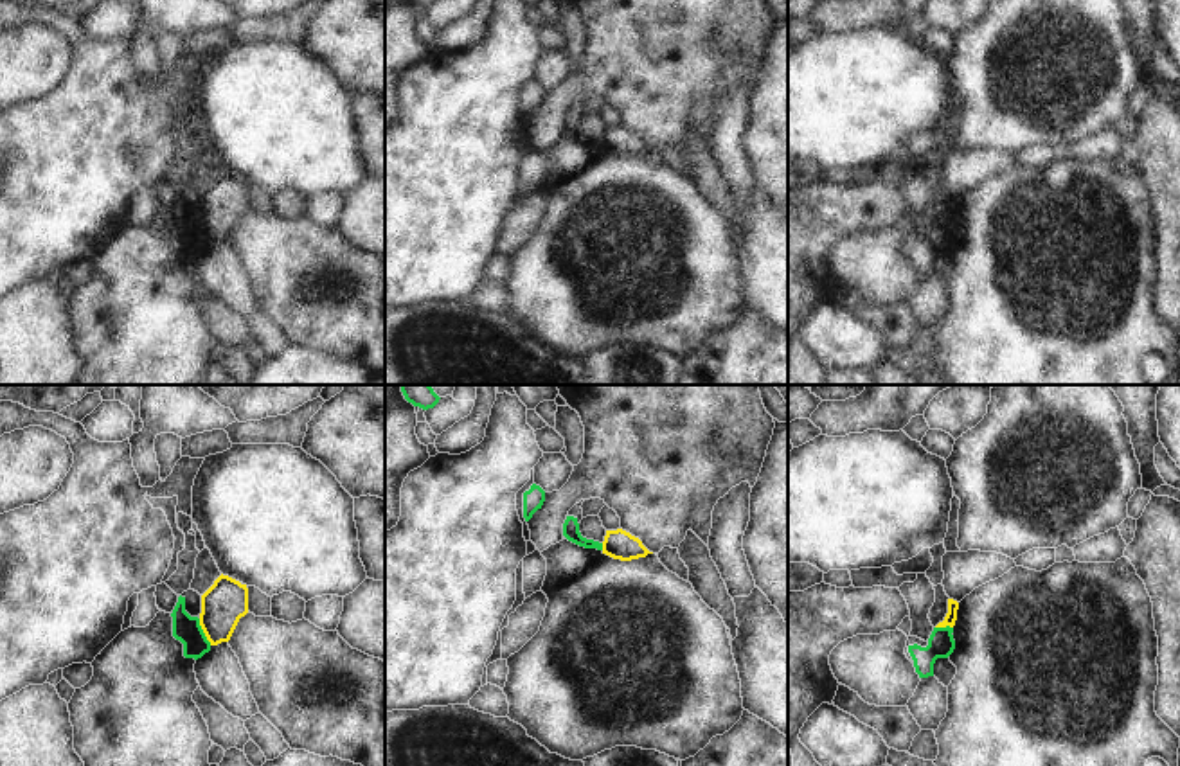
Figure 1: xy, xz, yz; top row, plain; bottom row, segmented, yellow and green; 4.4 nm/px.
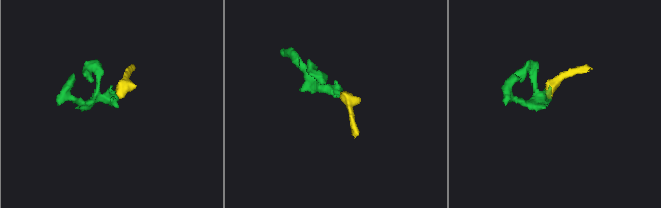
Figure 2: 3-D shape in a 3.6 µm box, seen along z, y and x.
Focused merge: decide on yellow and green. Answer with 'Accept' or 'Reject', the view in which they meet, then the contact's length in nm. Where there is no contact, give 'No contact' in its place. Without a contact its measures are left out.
Reject. Touches yellow in xy. Shared border 130 nm.

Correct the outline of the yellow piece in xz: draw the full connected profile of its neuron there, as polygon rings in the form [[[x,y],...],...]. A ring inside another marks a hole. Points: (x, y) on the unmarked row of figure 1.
[[[617,126],[617,128],[606,128],[604,138],[603,138],[603,151],[621,156],[621,158],[631,158],[639,155],[646,155],[649,149],[642,138],[630,129]]]

